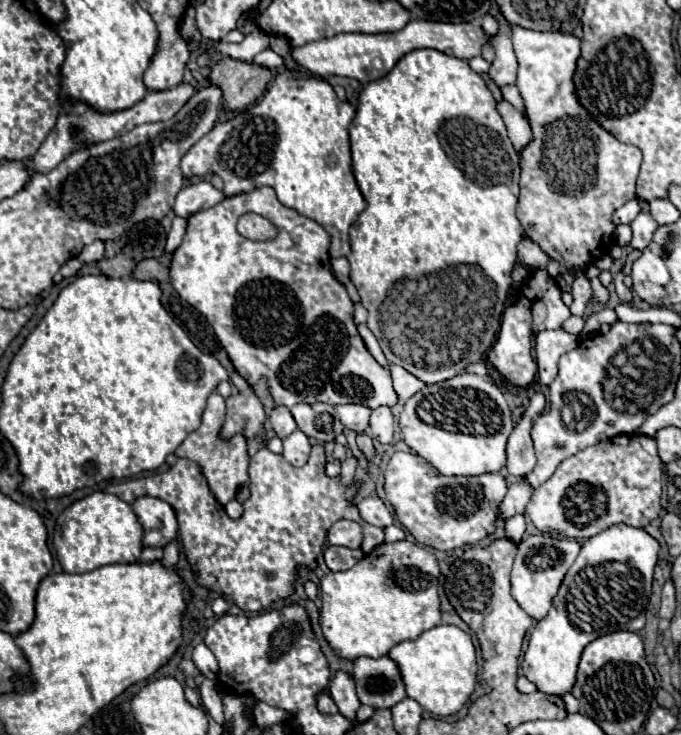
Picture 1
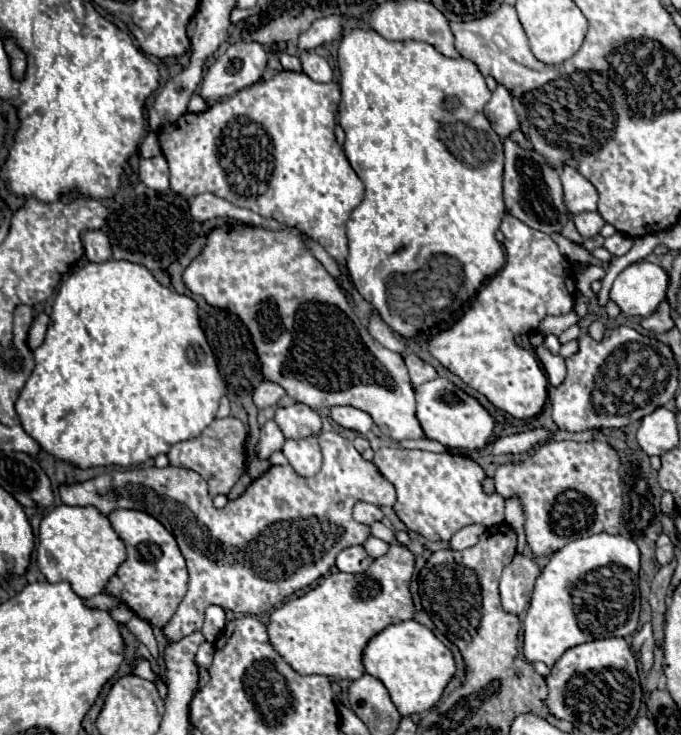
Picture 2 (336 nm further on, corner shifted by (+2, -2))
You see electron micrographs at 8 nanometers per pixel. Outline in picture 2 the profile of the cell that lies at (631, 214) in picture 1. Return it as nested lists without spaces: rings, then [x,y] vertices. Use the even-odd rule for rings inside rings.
[[[562,166],[560,170],[560,180],[564,184],[564,204],[568,206],[570,212],[586,212],[586,210],[596,210],[598,206],[598,192],[594,190],[592,182],[582,178],[576,168],[572,166]]]

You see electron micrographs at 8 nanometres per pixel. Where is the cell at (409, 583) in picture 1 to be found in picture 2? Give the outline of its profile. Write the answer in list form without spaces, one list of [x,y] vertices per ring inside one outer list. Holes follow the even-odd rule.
[[[392,544],[390,550],[376,558],[366,572],[336,572],[324,576],[308,594],[284,602],[270,614],[268,634],[272,646],[298,674],[358,680],[364,674],[362,654],[370,638],[390,624],[414,618],[416,608],[408,588],[414,564],[416,558],[406,546]]]

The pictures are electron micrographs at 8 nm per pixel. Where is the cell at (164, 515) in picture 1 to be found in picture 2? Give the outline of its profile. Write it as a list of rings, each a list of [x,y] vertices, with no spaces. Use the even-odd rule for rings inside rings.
[[[118,508],[108,518],[118,536],[124,540],[128,558],[120,564],[118,572],[110,578],[104,590],[118,596],[136,612],[136,616],[150,622],[150,626],[164,628],[182,602],[188,586],[186,560],[176,544],[176,538],[154,516],[140,510]]]

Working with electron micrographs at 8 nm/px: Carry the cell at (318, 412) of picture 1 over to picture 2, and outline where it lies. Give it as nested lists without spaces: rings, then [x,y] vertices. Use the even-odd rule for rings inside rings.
[[[298,402],[288,408],[278,408],[274,420],[278,422],[284,436],[294,438],[294,440],[318,436],[320,428],[322,428],[322,420],[320,420],[318,412],[306,404],[298,404]]]

